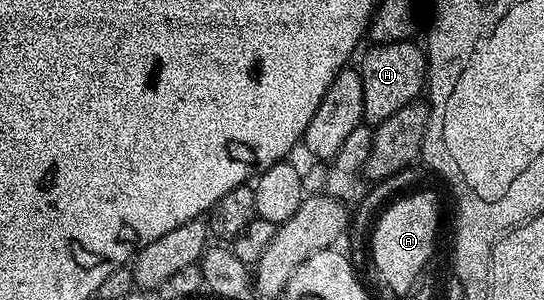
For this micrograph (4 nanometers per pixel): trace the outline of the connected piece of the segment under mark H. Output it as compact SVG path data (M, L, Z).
M412 40L396 41L390 45L374 44L373 49L365 53L359 64L359 72L363 79L364 120L376 127L382 121L391 119L399 107L407 107L407 103L418 100L427 85L427 57Z

